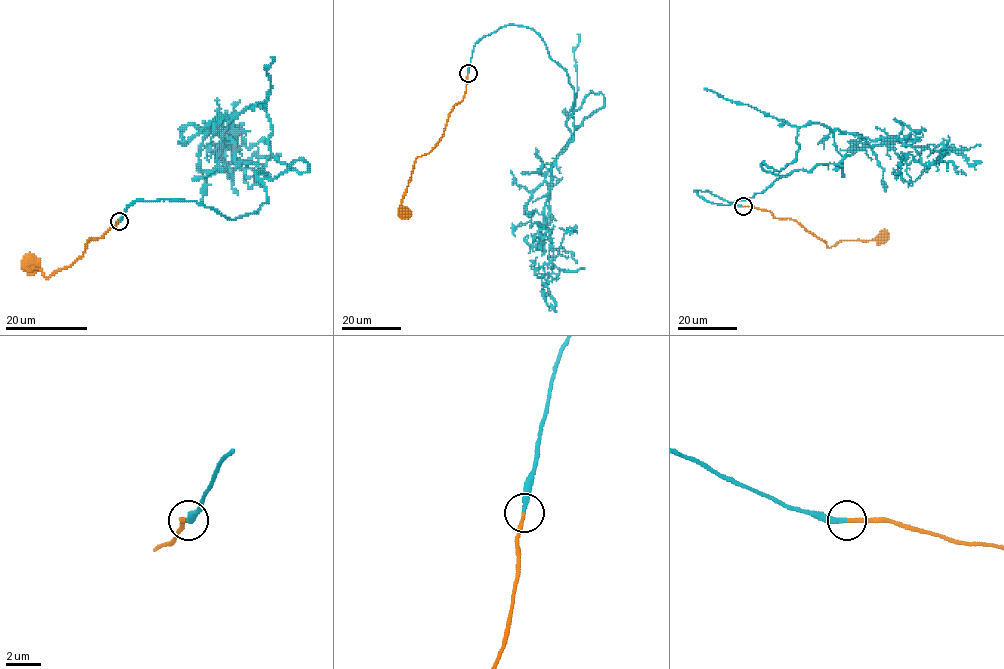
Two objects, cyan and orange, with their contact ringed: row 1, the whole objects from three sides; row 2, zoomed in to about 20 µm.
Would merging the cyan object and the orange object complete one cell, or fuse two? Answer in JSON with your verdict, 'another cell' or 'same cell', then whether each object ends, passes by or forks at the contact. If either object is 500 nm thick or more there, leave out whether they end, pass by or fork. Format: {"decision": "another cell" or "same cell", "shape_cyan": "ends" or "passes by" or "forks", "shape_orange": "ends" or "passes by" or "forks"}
{"decision": "same cell", "shape_cyan": "ends", "shape_orange": "ends"}

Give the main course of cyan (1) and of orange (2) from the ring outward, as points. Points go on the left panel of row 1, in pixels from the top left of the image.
1: (118, 221), (138, 199), (255, 211), (266, 173), (235, 161), (224, 130), (249, 187), (271, 152)
2: (118, 221), (92, 238), (71, 265), (46, 278), (40, 269), (26, 268), (32, 268), (31, 263)

